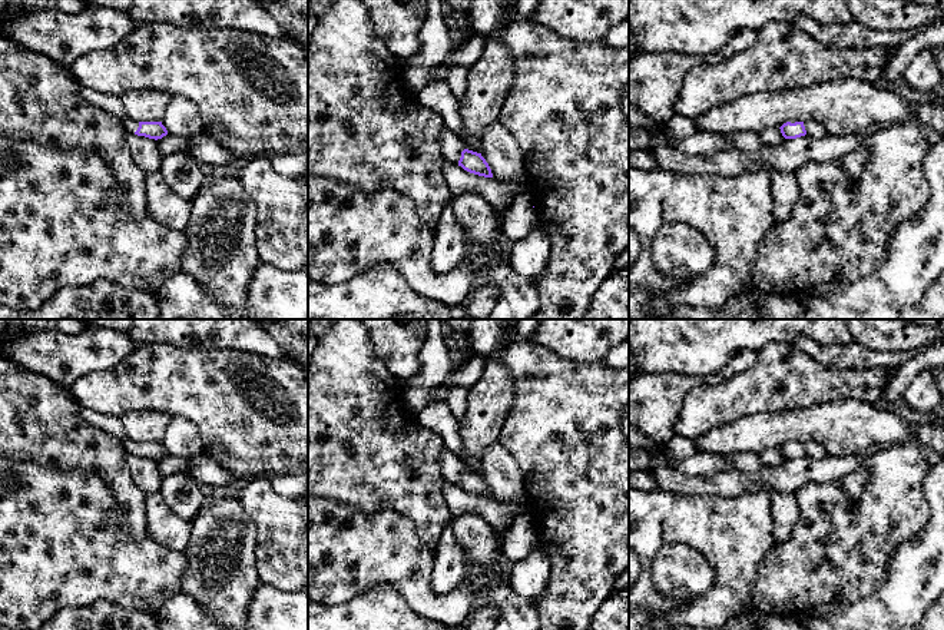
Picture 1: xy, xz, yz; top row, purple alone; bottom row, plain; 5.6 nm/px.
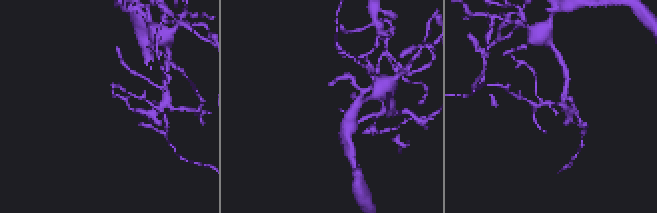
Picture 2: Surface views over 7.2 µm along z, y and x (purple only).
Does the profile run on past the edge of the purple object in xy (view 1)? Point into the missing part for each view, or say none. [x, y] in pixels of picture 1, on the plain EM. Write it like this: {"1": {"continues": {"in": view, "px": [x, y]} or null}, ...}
{"1": {"continues": {"in": "xy", "px": [131, 447]}}}

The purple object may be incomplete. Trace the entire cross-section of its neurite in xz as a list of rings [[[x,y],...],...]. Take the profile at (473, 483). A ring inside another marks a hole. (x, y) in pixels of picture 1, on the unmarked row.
[[[443,447],[438,461],[447,483],[457,484],[470,494],[493,498],[491,490],[481,474],[468,471],[466,465],[461,464],[458,455]]]

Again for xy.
[[[125,438],[122,444],[127,455],[145,457],[155,461],[168,455],[168,451],[162,442],[135,442],[129,438]]]

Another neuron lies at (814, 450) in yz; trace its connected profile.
[[[814,440],[804,442],[806,455],[811,458],[821,460],[828,455],[825,447]]]

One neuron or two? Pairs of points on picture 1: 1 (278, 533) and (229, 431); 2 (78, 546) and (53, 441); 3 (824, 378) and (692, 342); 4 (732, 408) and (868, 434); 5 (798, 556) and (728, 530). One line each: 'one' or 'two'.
1: two
2: two
3: two
4: two
5: two

